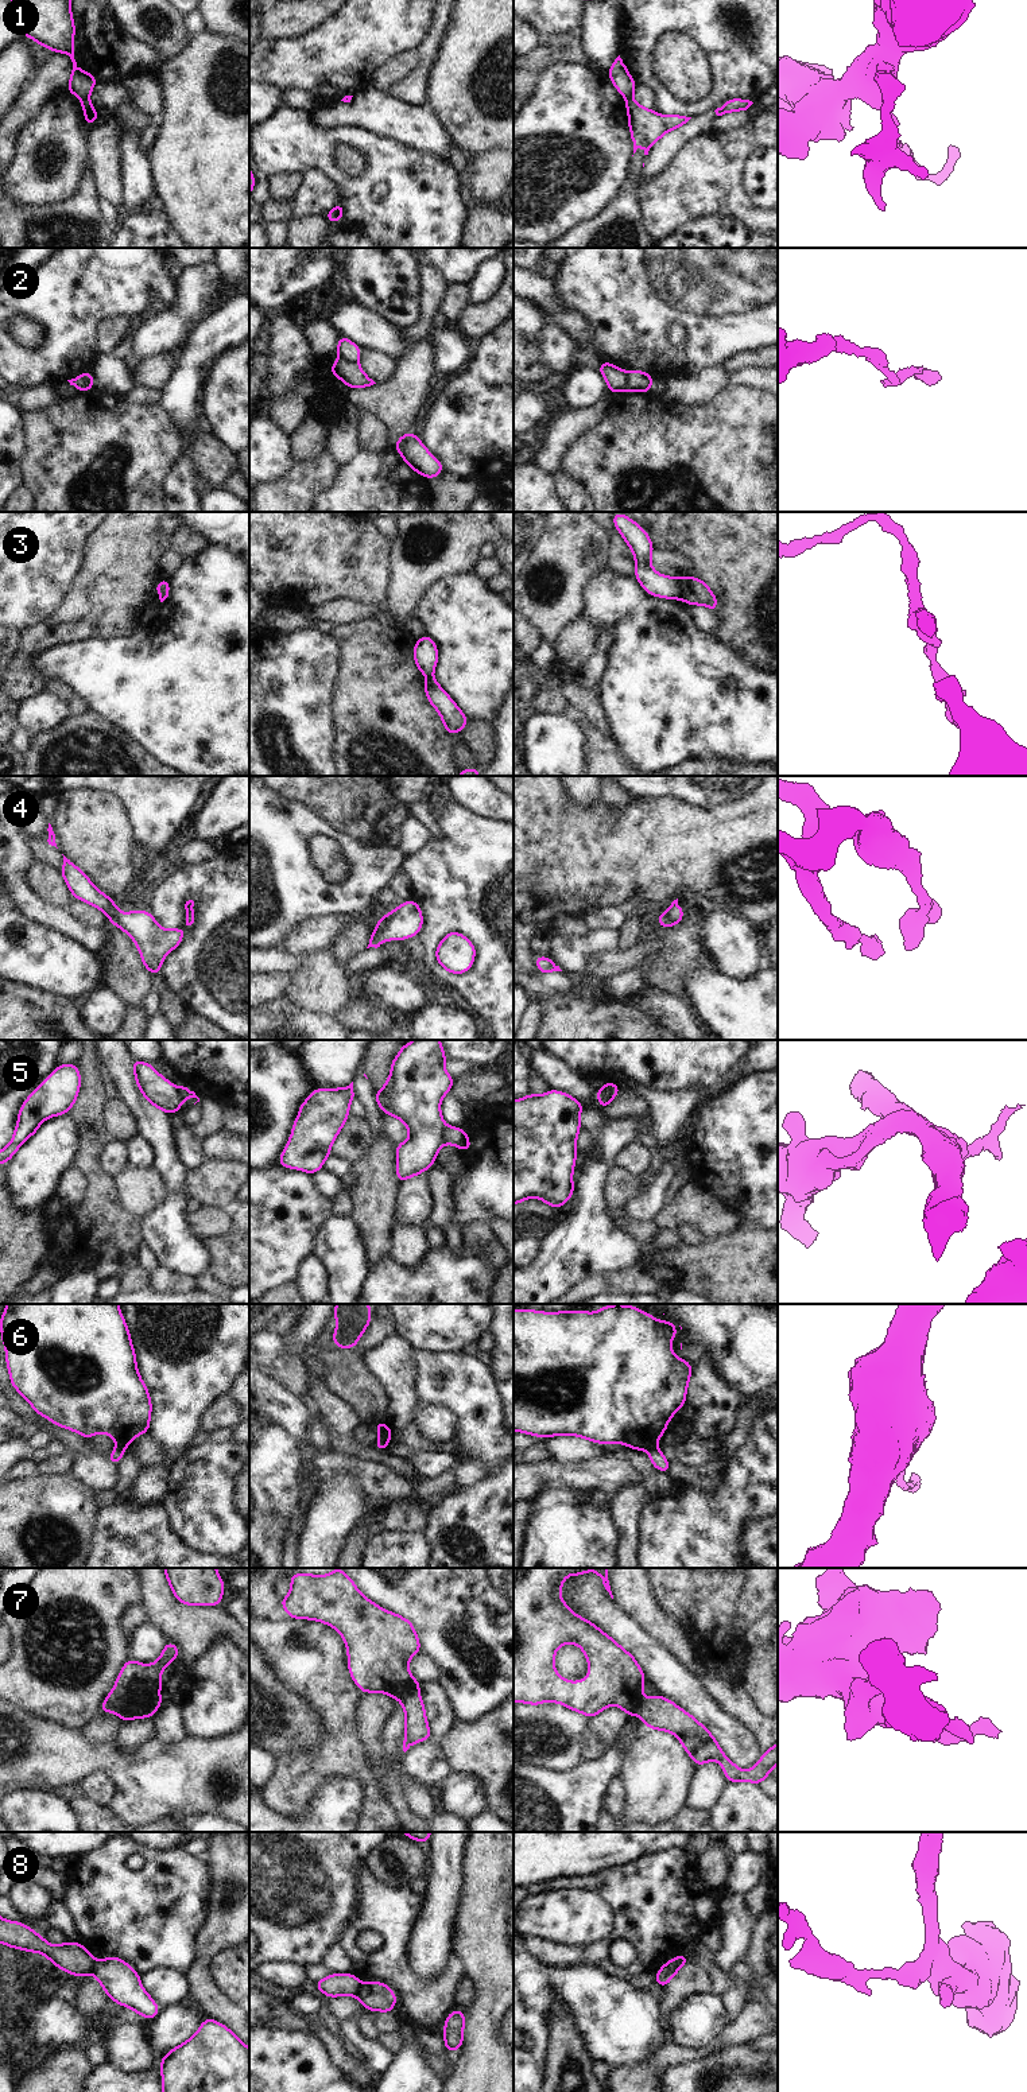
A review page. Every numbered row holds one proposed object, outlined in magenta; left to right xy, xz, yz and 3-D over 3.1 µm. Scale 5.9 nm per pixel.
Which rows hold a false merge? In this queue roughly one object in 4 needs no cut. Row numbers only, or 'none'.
1, 2, 3, 5, 6, 7, 8

